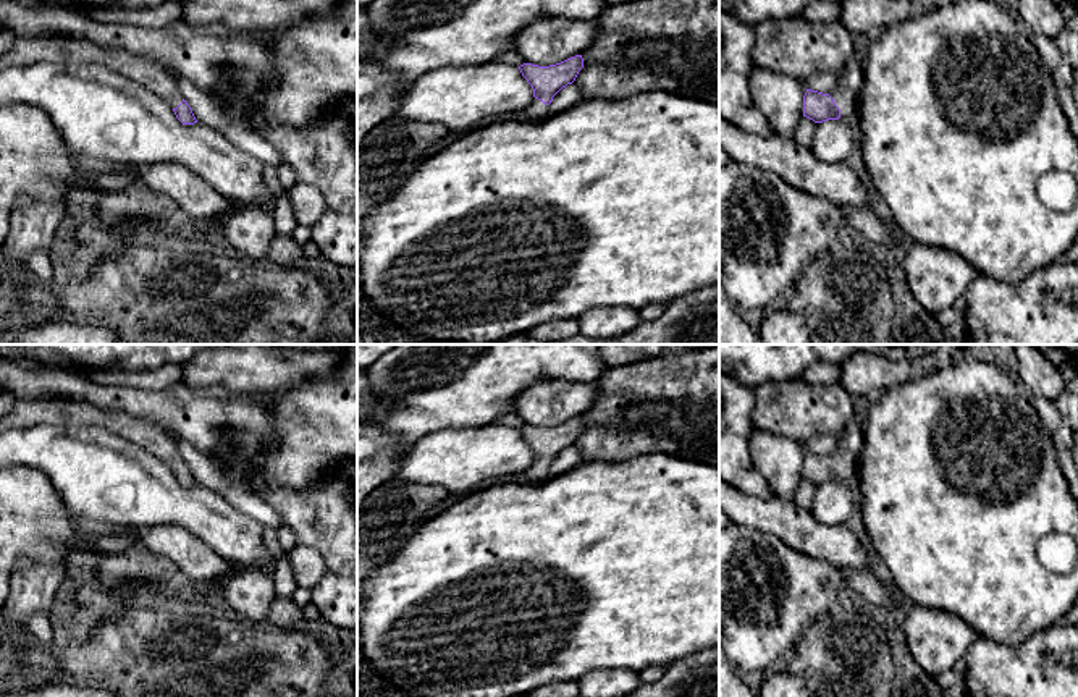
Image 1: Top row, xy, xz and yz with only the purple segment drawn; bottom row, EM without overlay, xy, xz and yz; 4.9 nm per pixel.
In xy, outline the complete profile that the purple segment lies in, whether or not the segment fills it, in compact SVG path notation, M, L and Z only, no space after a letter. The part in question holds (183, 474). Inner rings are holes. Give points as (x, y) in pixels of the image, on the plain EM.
M45 396L16 399L13 409L0 417L0 433L42 424L74 424L107 429L142 446L165 463L183 487L197 485L191 469L179 454L175 437L155 422L124 412L103 411L78 398Z

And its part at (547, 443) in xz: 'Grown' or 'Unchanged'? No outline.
Grown

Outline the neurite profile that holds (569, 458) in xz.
M572 445L562 450L548 467L548 474L556 477L561 475L577 466L580 466L583 461L580 451Z

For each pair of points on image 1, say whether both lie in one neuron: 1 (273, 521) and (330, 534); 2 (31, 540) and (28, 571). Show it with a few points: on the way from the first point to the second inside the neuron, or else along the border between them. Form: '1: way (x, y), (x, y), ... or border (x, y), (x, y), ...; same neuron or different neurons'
1: border (257, 494), (283, 523); different neurons
2: border (16, 561), (29, 557), (42, 563), (63, 563); different neurons

